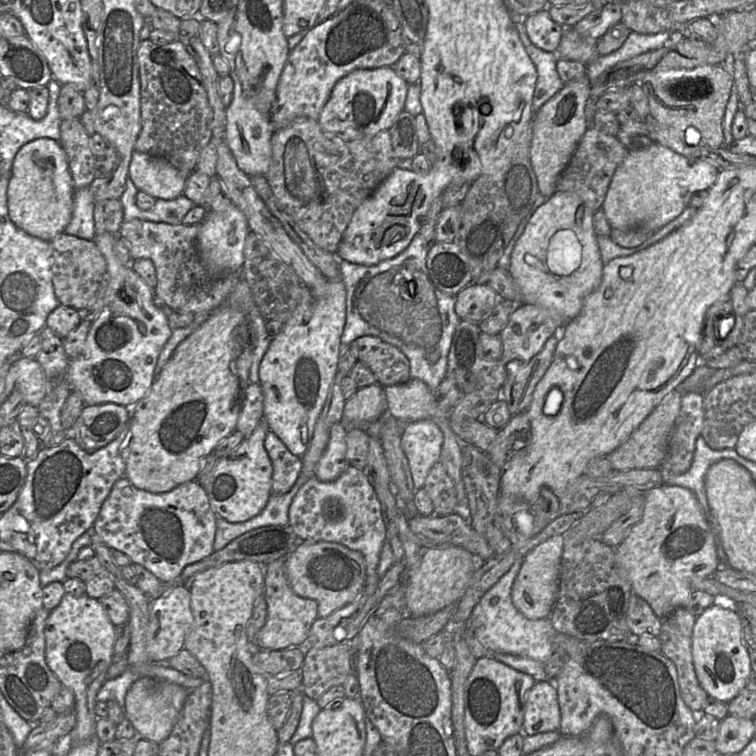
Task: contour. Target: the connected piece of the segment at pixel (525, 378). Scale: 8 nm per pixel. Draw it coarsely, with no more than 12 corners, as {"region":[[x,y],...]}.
{"region":[[551,336],[533,358],[514,364],[500,399],[511,417],[529,407],[558,343]]}

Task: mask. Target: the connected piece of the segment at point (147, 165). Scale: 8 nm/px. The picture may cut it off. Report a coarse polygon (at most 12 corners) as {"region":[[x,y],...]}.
{"region":[[135,150],[129,177],[156,199],[183,194],[188,175]]}

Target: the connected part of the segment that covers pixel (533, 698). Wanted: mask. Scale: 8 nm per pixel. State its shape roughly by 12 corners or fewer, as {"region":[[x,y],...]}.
{"region":[[536,681],[526,694],[523,733],[559,731],[554,681]]}

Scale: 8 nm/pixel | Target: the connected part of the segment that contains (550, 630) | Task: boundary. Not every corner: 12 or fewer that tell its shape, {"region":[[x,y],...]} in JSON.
{"region":[[523,557],[482,596],[468,628],[491,653],[545,662],[550,618],[530,619],[511,590]]}

